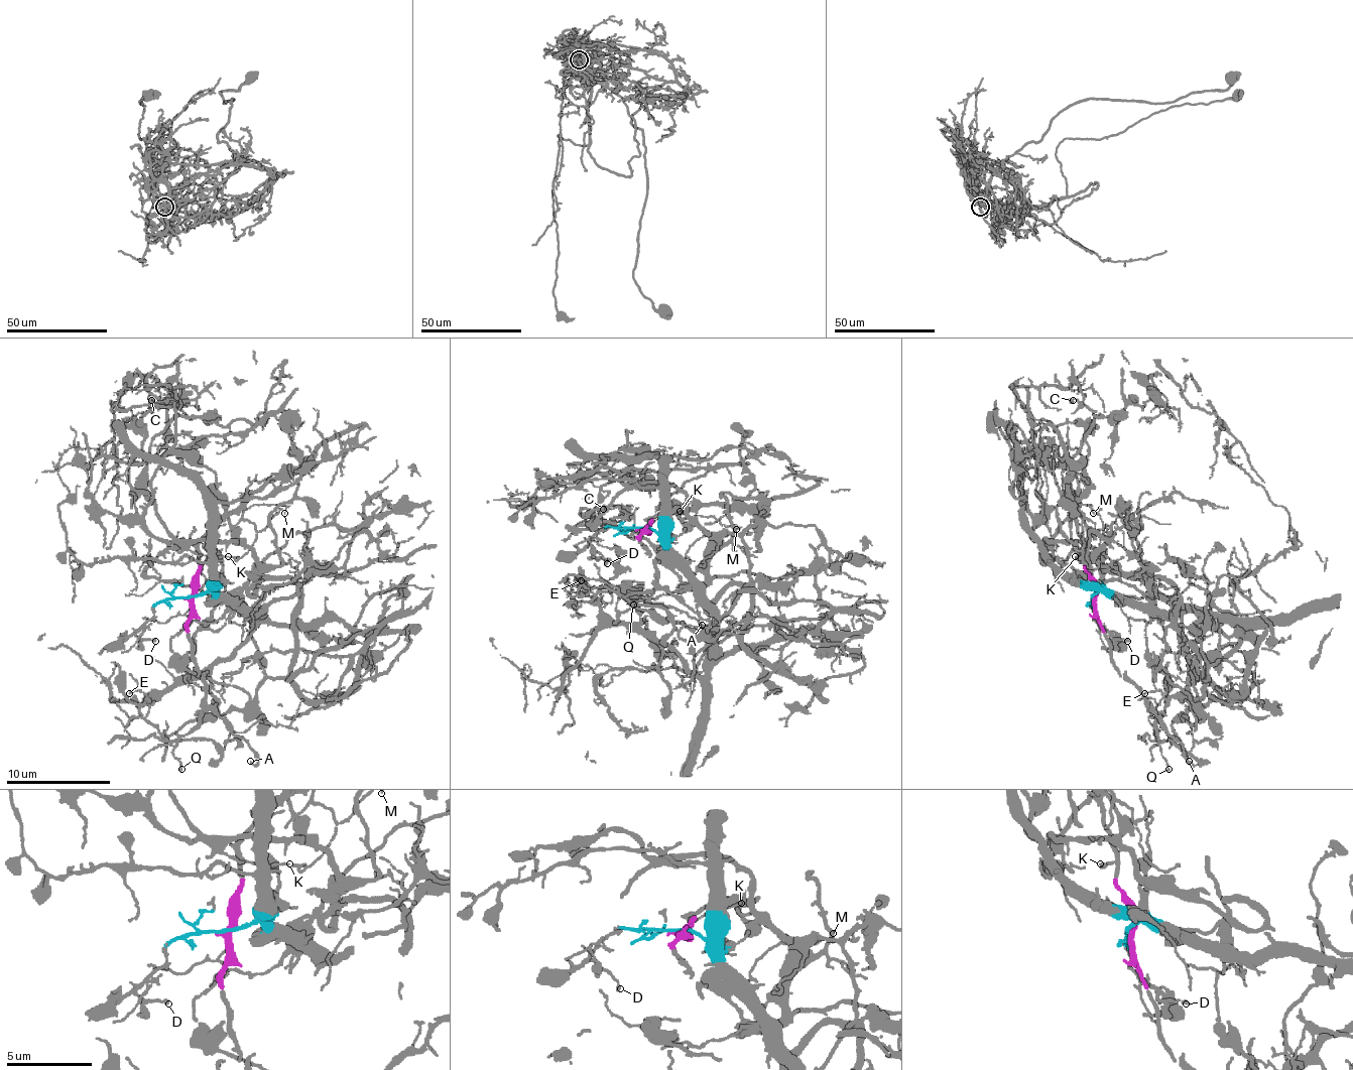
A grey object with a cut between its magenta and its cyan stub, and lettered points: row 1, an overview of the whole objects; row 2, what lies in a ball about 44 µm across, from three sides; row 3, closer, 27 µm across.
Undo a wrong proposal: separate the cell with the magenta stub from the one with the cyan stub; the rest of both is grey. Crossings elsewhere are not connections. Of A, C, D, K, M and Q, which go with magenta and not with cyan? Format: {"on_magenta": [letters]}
{"on_magenta": ["A", "K", "M", "Q"]}

